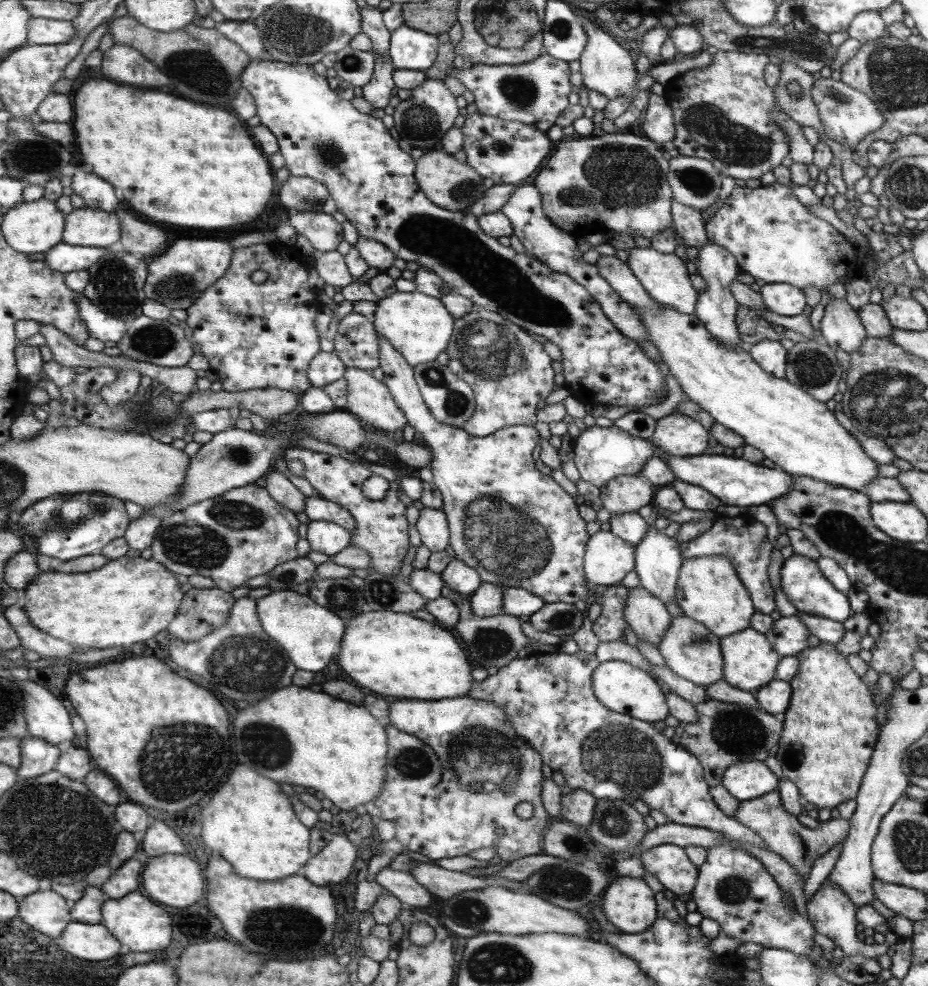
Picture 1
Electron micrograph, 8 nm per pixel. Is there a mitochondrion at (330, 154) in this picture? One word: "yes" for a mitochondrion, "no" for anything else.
yes

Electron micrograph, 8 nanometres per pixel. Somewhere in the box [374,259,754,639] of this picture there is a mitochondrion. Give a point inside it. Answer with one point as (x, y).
(503, 538)

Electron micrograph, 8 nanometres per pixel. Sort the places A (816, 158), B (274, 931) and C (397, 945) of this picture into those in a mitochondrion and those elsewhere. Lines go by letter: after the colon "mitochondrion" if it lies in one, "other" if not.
A: other
B: mitochondrion
C: other

